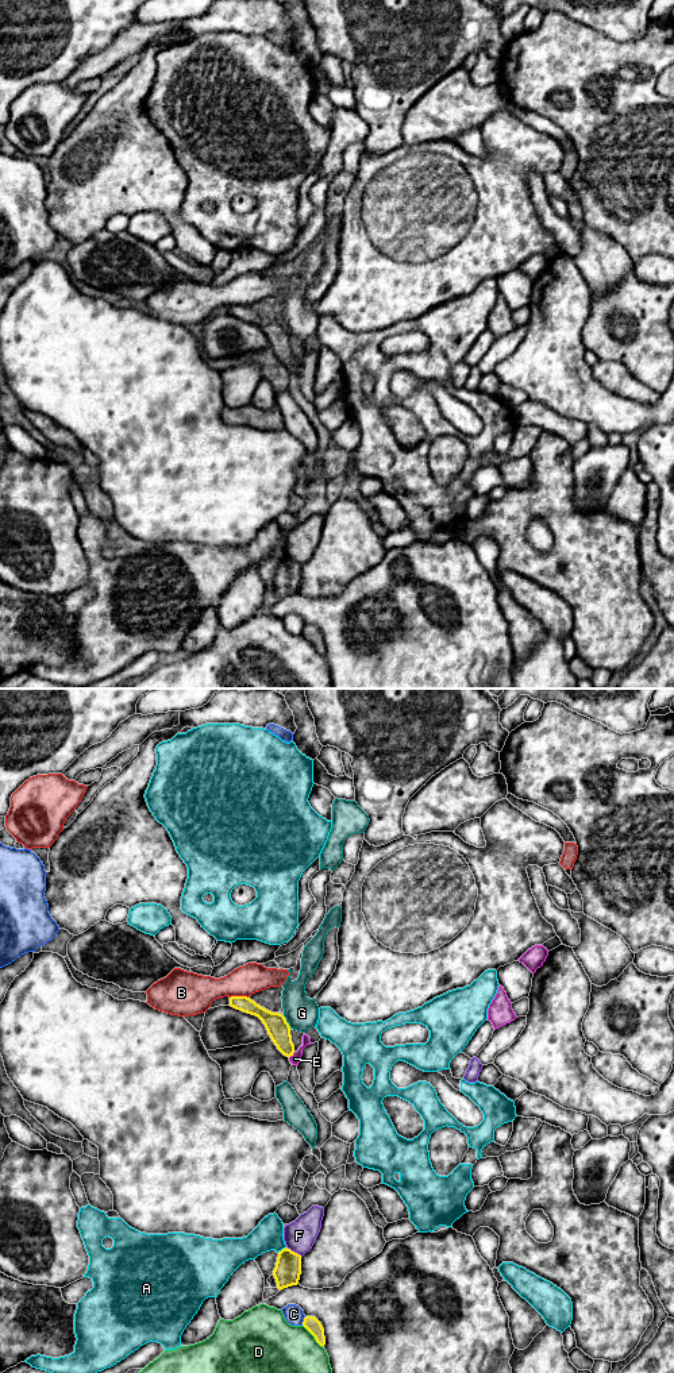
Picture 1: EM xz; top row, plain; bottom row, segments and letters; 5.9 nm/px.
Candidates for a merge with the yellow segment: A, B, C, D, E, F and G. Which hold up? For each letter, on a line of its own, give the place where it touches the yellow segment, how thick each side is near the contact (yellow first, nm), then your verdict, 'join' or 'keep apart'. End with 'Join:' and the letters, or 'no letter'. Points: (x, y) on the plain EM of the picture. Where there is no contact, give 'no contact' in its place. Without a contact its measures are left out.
A: contact xz (282, 558); calibres 160 and 180 nm; keep apart
B: contact xz (238, 305); calibres 110 and 220 nm; keep apart
C: contact xz (304, 629); calibres 90 and 110 nm; keep apart
D: contact xz (314, 644); calibres 90 and 480 nm; keep apart
E: contact xz (292, 363); calibres 140 and 60 nm; join
F: contact xz (293, 560); calibres 160 and 190 nm; keep apart
G: contact xz (288, 334); calibres 140 and 200 nm; keep apart
Join: E

